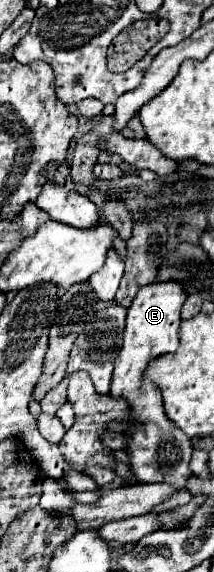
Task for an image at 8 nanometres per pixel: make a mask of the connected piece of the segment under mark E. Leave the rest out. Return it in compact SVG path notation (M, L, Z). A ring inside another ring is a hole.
M157 281L143 285L131 307L127 309L127 325L123 333L123 347L119 351L119 357L115 361L113 371L113 383L109 393L121 393L121 397L127 397L127 403L131 405L133 413L131 419L141 421L143 425L135 431L129 431L131 443L127 447L129 451L129 465L135 473L135 477L143 483L155 483L163 481L169 485L175 485L175 489L183 489L187 477L191 475L189 459L191 459L191 441L183 435L181 429L175 429L175 425L165 417L161 407L161 393L155 389L155 383L143 381L143 369L147 363L163 353L171 353L179 347L179 327L181 327L181 307L187 299L187 293L179 281Z

